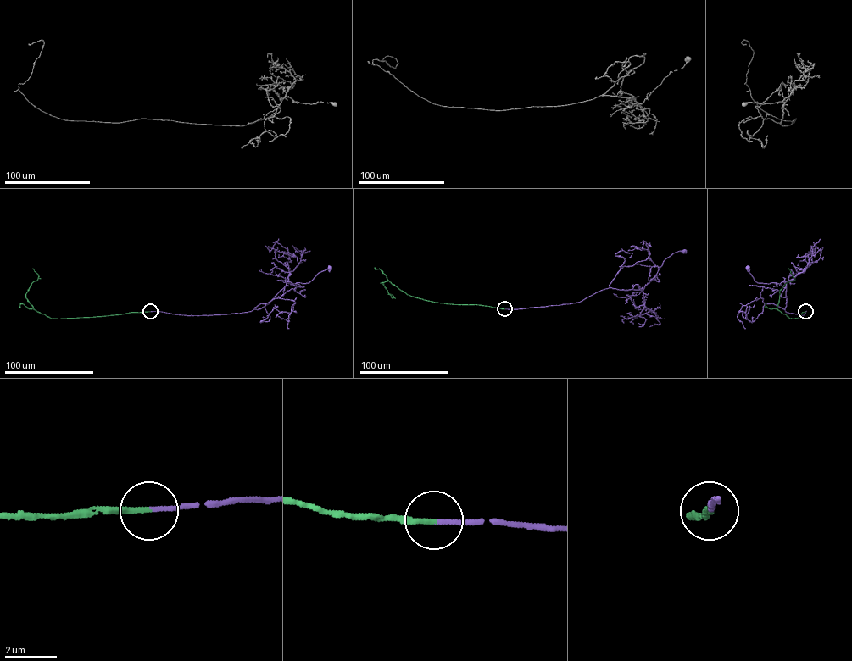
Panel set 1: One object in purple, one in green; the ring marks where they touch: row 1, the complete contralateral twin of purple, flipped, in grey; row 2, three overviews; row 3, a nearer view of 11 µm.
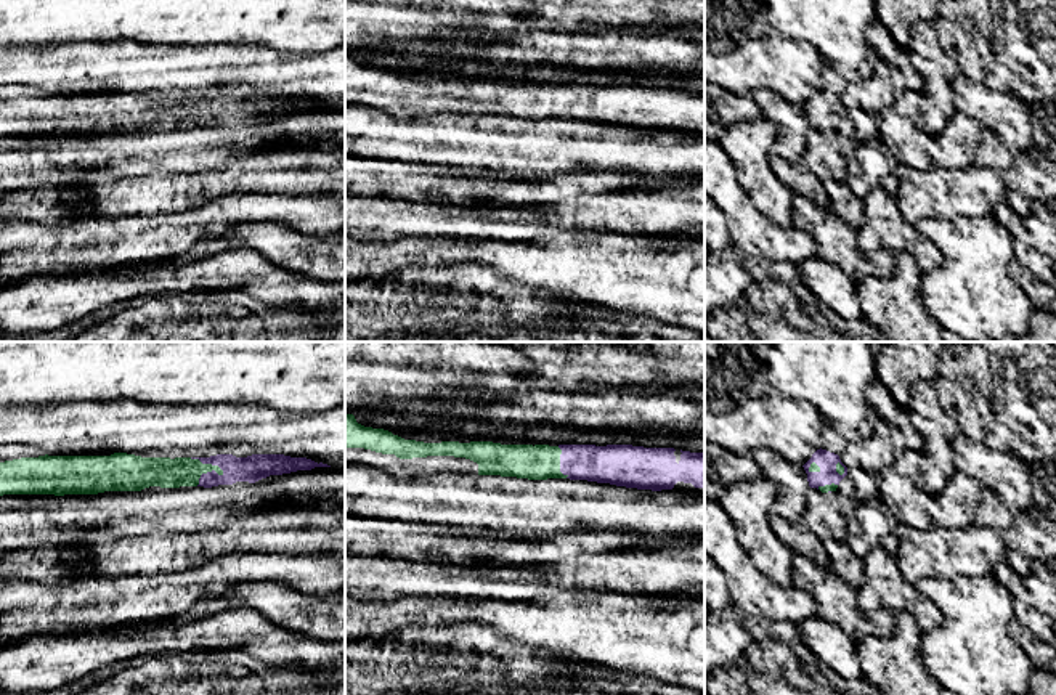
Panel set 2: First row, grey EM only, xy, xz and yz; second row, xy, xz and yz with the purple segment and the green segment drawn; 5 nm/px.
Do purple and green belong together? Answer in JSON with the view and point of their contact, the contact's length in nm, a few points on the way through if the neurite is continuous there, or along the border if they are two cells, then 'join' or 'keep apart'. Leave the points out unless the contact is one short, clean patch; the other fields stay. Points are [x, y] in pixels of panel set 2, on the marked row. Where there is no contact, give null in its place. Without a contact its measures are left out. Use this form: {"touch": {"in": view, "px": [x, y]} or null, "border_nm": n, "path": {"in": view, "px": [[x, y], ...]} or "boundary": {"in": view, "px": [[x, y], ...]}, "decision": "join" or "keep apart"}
{"touch": {"in": "xy", "px": [207, 463]}, "border_nm": 190, "path": {"in": "xy", "px": [[254, 467], [219, 467], [207, 463], [199, 471], [164, 472]]}, "decision": "join"}

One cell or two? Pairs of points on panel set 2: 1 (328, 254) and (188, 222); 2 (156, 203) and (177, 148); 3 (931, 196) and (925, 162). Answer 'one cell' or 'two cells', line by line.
1: two cells
2: two cells
3: two cells

